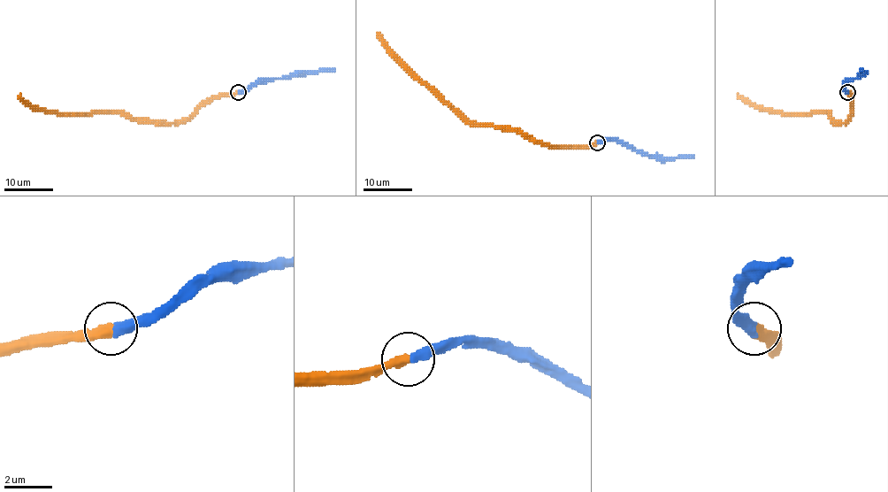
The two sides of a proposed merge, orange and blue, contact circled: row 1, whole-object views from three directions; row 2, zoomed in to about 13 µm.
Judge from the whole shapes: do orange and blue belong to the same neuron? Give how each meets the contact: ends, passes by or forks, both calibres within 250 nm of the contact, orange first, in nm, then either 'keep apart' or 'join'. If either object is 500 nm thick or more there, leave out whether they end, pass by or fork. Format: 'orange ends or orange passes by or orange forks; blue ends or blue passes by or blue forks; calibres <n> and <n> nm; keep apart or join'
orange ends; blue ends; calibres 400 and 440 nm; join

